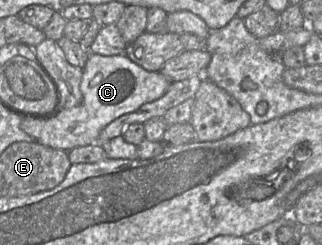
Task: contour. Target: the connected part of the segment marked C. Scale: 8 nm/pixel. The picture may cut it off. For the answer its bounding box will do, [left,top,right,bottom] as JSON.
[21,53,170,151]

